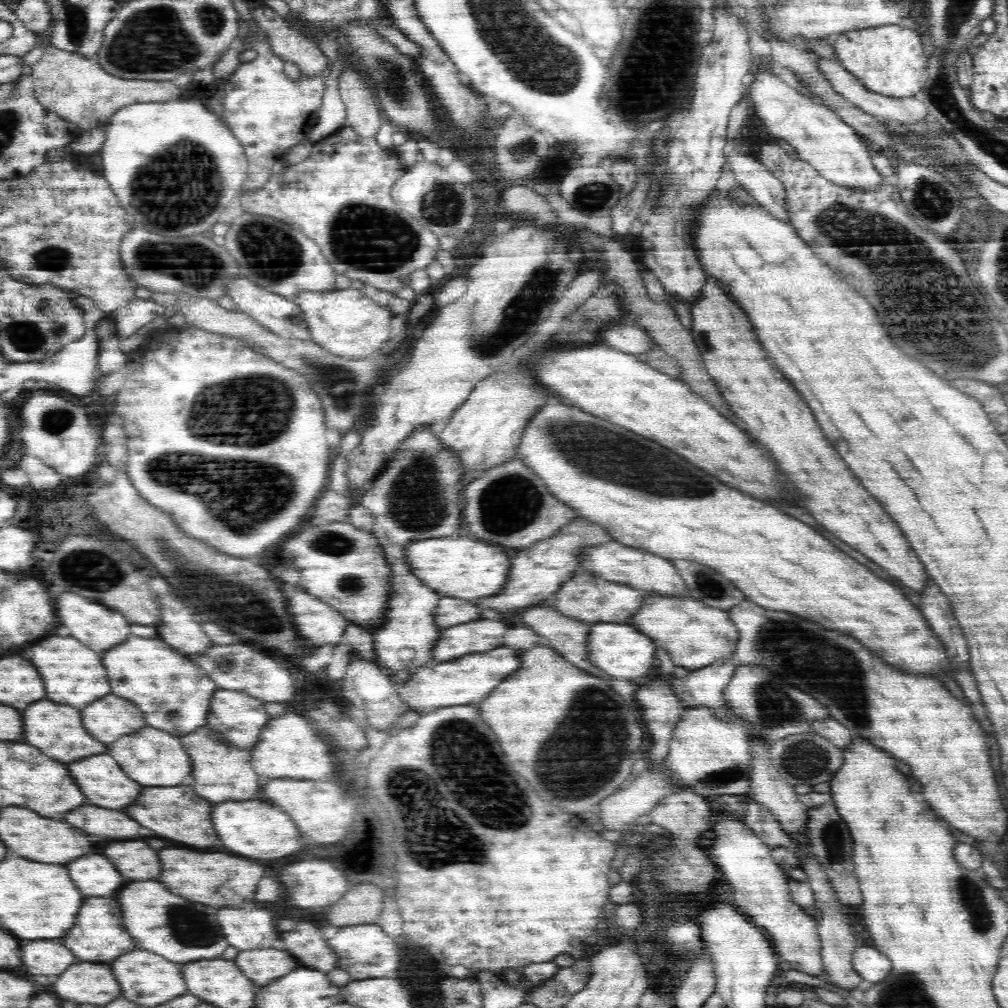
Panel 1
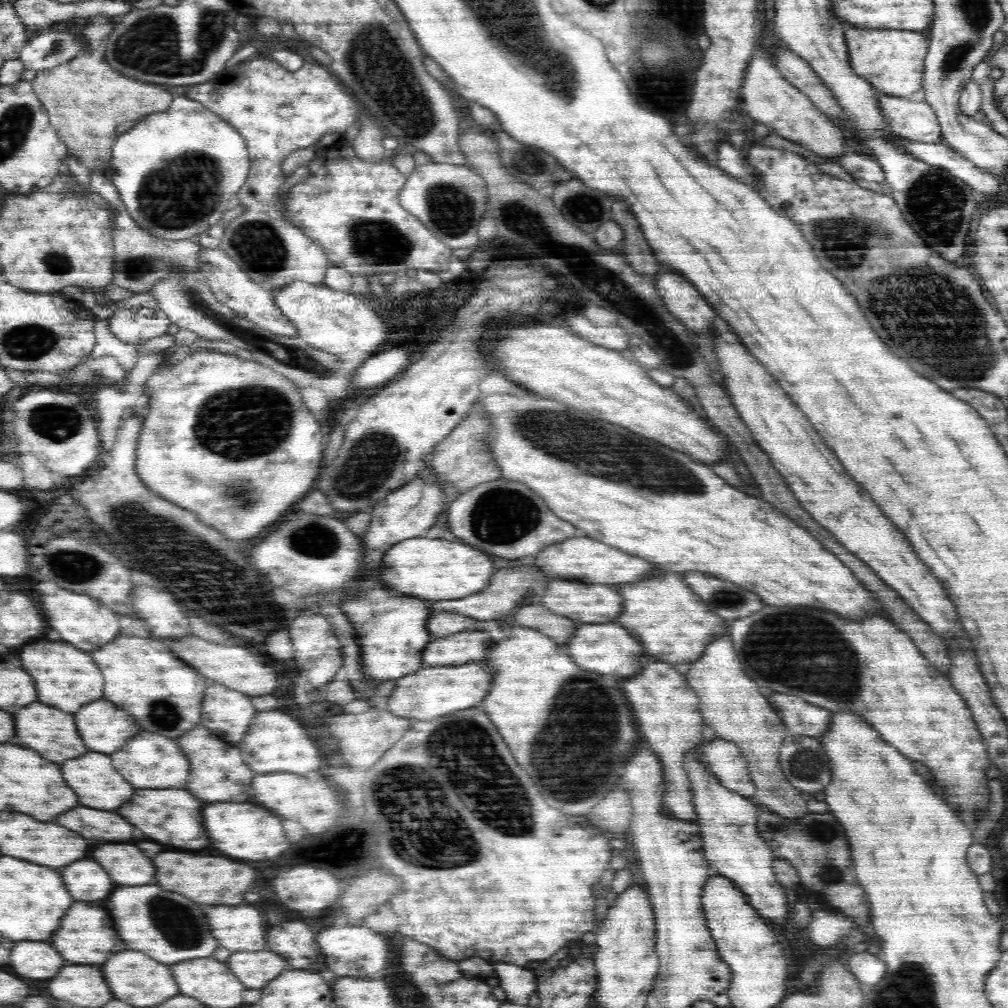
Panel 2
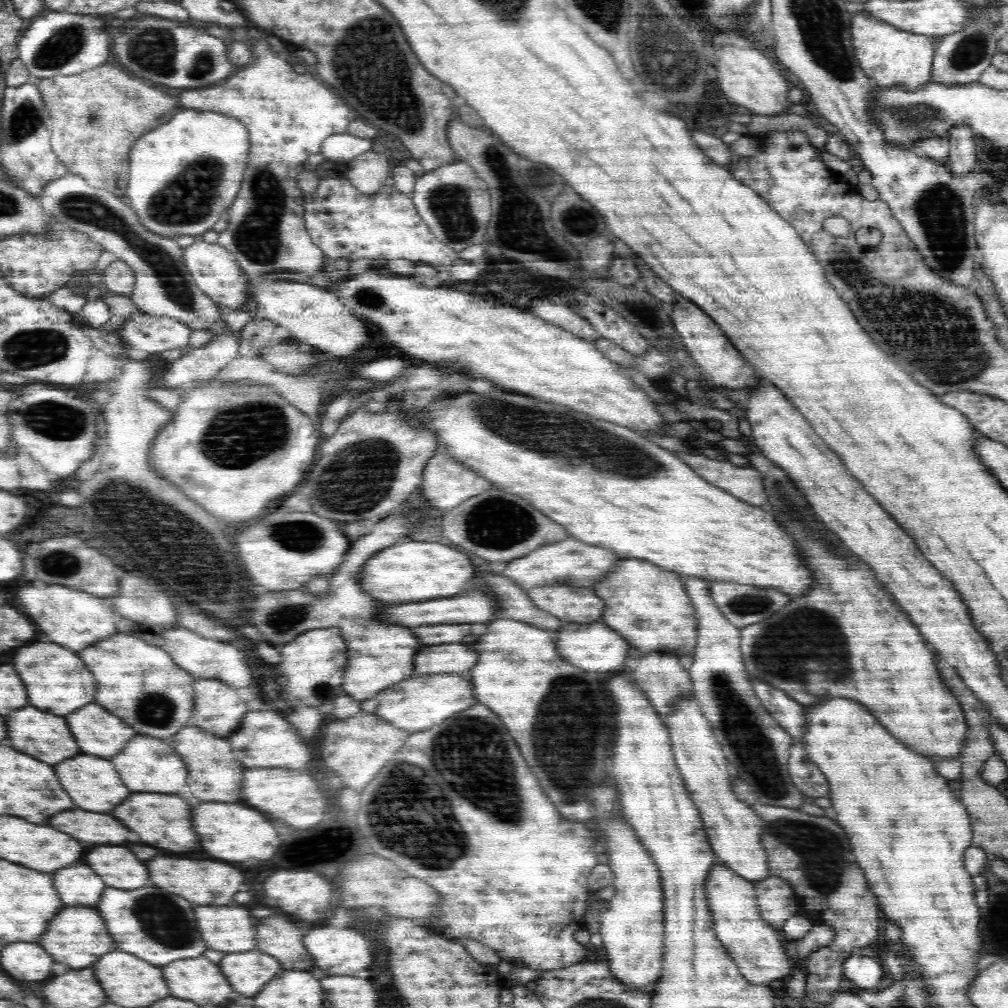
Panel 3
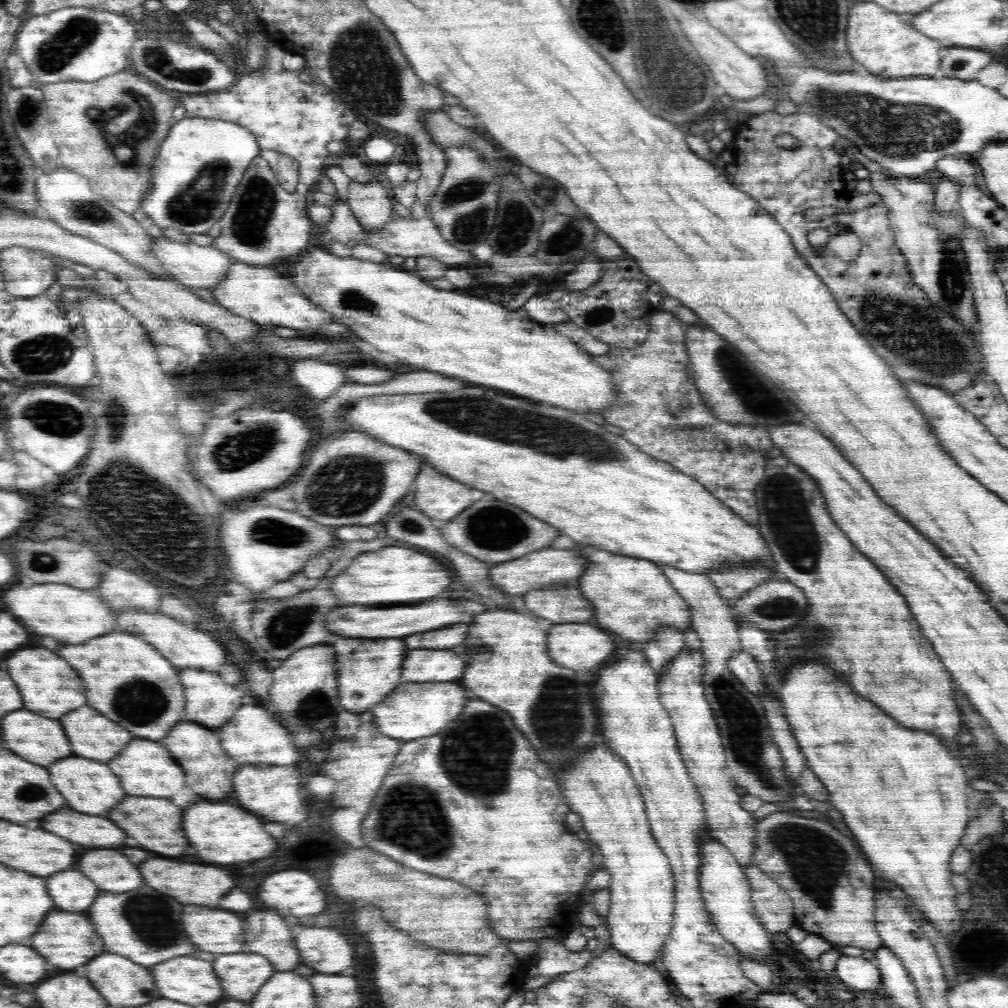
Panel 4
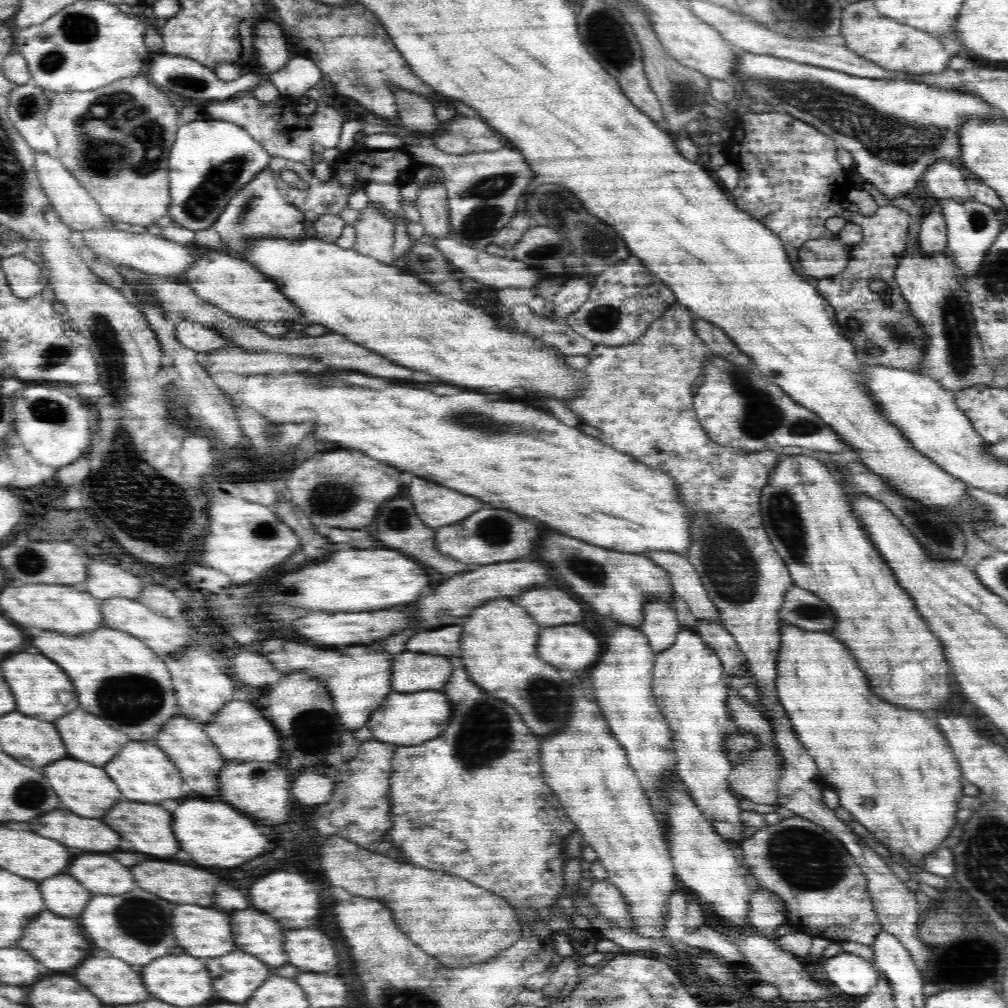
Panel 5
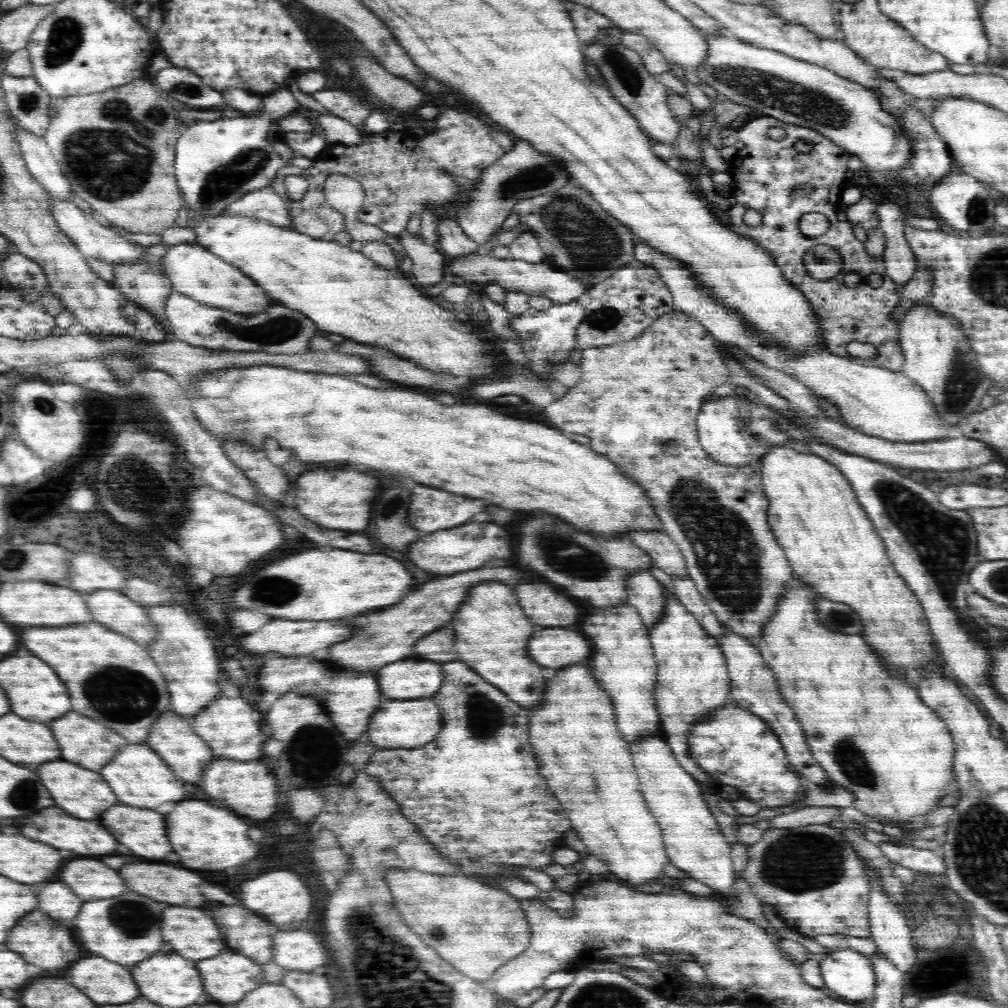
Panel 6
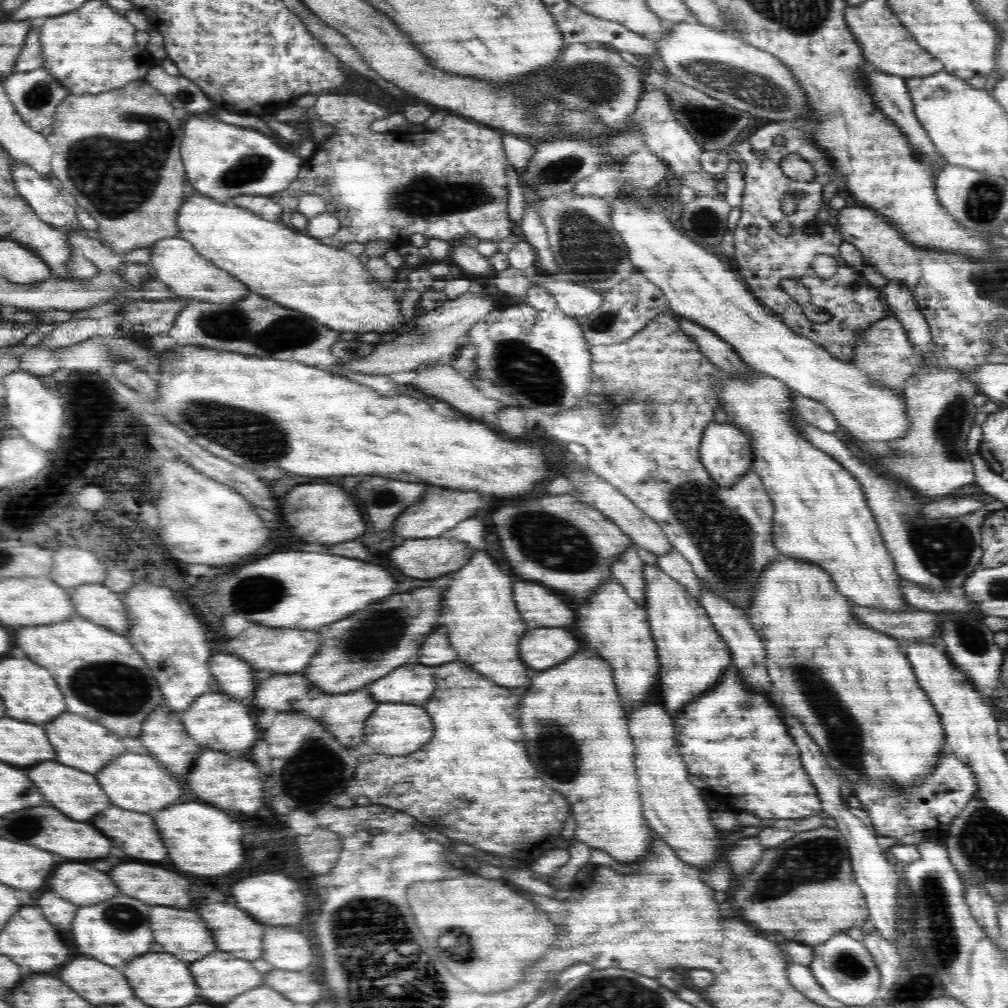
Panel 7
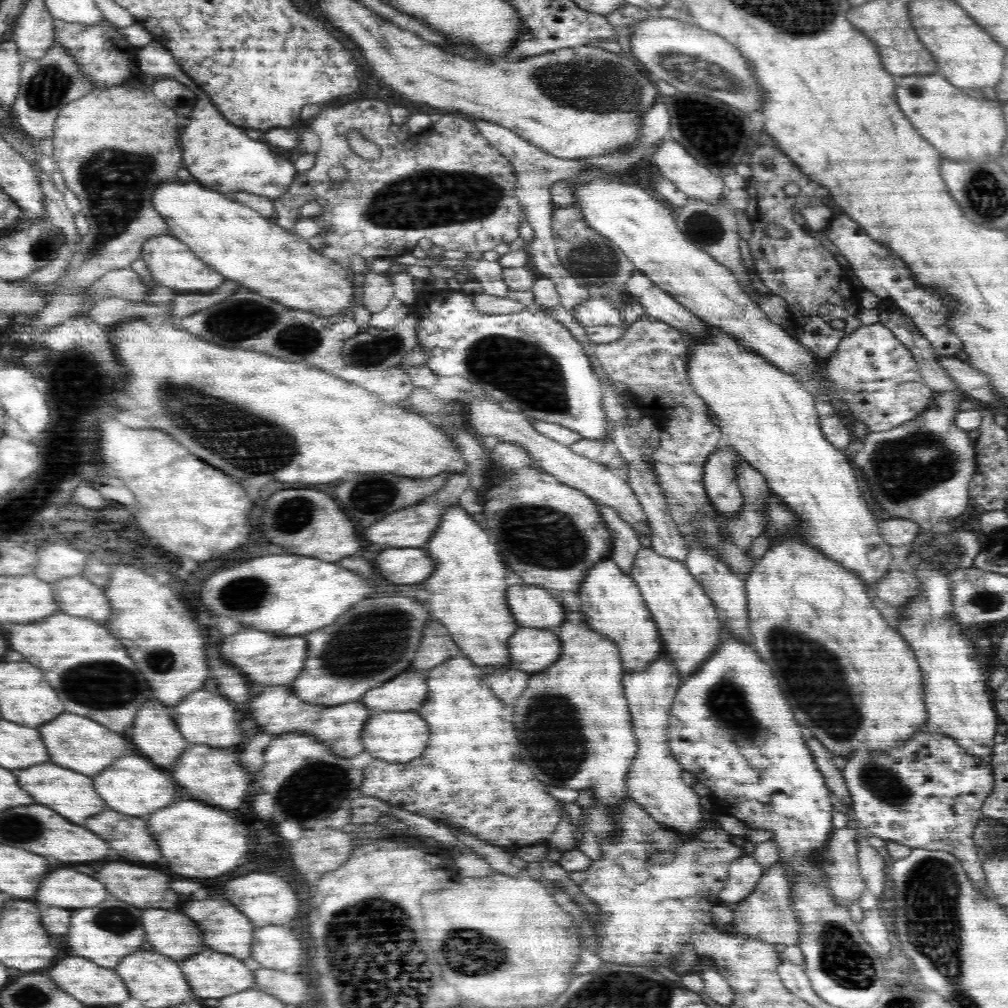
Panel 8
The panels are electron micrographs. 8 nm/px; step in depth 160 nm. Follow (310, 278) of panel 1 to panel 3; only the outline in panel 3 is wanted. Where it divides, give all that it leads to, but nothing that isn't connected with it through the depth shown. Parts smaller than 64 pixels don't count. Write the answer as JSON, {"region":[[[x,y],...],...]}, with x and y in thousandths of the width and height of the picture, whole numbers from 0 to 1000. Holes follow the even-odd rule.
{"region":[[[264,34],[262,38],[250,39],[250,63],[212,85],[185,89],[185,103],[190,103],[190,107],[202,107],[226,114],[236,118],[246,128],[249,147],[244,171],[238,188],[223,213],[226,224],[217,230],[215,241],[232,253],[234,260],[247,276],[268,272],[274,268],[290,268],[302,272],[317,270],[323,254],[321,249],[312,242],[304,228],[299,208],[300,188],[294,179],[296,173],[302,171],[302,161],[306,159],[306,155],[317,153],[321,138],[329,133],[343,132],[345,123],[353,119],[349,106],[343,105],[343,101],[339,101],[327,89],[327,85],[323,87],[308,73],[296,73],[288,61],[272,53],[275,47],[266,44]]]}

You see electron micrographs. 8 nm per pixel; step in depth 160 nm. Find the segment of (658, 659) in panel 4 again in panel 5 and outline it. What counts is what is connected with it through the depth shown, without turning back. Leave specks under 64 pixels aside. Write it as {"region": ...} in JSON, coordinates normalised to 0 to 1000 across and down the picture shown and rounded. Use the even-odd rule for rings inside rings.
{"region":[[[643,597],[639,601],[638,619],[634,625],[640,629],[644,641],[655,649],[669,641],[673,629],[677,626],[671,613],[671,604],[663,597]]]}

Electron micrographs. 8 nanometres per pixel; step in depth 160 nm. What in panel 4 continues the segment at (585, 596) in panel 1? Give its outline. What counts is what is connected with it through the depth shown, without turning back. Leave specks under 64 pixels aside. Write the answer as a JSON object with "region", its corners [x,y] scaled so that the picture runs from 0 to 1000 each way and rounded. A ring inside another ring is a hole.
{"region":[[[530,585],[520,591],[522,605],[534,613],[542,613],[552,619],[581,617],[589,611],[589,599],[575,589],[576,585]]]}

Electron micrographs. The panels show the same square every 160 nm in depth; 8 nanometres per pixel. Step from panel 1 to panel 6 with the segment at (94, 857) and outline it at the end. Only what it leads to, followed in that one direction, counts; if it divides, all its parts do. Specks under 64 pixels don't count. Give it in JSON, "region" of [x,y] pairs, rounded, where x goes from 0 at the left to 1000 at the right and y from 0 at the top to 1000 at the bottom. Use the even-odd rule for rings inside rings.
{"region":[[[50,875],[40,883],[40,903],[56,913],[69,913],[81,901],[81,893],[62,875]]]}

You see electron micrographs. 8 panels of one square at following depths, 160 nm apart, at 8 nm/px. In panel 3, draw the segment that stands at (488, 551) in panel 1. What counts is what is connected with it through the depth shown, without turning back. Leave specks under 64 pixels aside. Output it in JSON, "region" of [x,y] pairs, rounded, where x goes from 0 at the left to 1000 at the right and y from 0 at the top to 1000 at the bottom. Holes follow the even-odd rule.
{"region":[[[397,538],[377,548],[377,552],[369,552],[369,556],[365,556],[365,563],[361,563],[361,575],[357,575],[357,583],[361,587],[369,587],[373,595],[397,599],[456,589],[458,585],[462,585],[468,573],[470,562],[462,550],[435,538]]]}

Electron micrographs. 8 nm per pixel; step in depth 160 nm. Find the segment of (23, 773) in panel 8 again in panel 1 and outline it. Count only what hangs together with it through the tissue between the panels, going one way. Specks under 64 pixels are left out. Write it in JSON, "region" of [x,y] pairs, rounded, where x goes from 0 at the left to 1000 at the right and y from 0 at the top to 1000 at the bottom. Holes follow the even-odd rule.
{"region":[[[109,748],[71,756],[71,770],[83,782],[89,798],[101,802],[121,802],[135,794],[141,780],[129,774]]]}

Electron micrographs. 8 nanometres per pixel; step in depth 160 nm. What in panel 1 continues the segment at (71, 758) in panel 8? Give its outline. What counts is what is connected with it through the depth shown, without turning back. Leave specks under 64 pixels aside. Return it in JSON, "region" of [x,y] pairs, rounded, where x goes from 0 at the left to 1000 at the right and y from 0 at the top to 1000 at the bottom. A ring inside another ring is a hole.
{"region":[[[105,690],[103,694],[91,696],[91,700],[87,698],[79,708],[83,710],[83,722],[87,722],[91,730],[99,730],[103,738],[111,738],[119,730],[133,728],[145,720],[144,710],[137,700],[115,690]]]}

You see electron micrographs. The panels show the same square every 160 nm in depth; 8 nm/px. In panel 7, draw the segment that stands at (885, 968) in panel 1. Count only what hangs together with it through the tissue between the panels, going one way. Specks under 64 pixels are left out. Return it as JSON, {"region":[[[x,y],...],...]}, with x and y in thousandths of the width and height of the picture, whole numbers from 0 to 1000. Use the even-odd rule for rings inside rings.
{"region":[[[839,925],[825,928],[823,932],[818,933],[817,937],[805,938],[808,946],[808,952],[804,956],[804,962],[808,966],[808,970],[812,972],[812,976],[823,986],[825,990],[841,996],[841,998],[859,998],[863,994],[868,994],[871,988],[874,988],[875,981],[873,980],[873,963],[867,954],[867,949],[864,944],[857,938],[856,934],[847,932]]]}

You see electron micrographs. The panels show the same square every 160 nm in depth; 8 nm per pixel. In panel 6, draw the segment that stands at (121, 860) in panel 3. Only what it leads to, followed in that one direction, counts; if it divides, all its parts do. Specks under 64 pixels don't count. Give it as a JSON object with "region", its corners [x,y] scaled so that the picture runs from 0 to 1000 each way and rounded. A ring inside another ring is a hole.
{"region":[[[77,851],[67,855],[60,865],[60,873],[81,893],[111,891],[125,885],[125,877],[119,867],[93,851]]]}

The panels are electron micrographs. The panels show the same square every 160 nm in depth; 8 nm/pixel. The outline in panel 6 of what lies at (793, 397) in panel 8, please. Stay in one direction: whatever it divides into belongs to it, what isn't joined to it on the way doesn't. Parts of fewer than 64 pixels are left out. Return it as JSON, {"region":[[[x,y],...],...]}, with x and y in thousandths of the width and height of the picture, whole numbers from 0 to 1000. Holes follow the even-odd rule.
{"region":[[[768,443],[753,456],[756,478],[762,495],[763,525],[777,543],[787,567],[793,576],[802,579],[815,593],[843,599],[857,615],[859,635],[873,649],[885,667],[889,663],[919,663],[927,657],[924,623],[921,623],[917,602],[908,588],[893,572],[880,551],[876,536],[866,518],[849,495],[847,485],[831,463],[813,452],[792,448],[785,444]]]}

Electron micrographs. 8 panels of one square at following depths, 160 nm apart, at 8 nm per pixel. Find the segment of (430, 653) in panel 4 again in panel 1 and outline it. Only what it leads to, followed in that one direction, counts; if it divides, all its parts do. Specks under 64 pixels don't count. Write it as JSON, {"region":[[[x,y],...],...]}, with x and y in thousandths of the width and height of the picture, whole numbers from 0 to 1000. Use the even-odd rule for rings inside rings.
{"region":[[[474,615],[442,623],[429,646],[430,657],[442,657],[470,647],[484,647],[484,643],[498,639],[502,625],[504,621],[494,615]]]}

